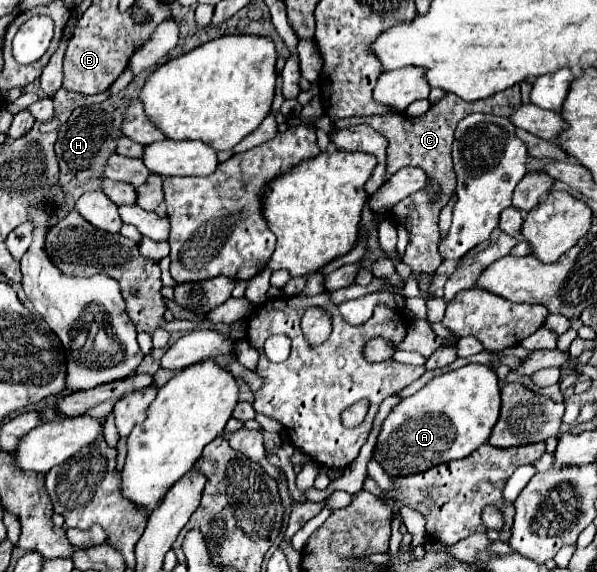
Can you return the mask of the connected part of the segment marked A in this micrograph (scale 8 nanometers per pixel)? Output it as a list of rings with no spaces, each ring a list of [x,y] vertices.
[[[466,364],[434,376],[414,396],[400,400],[380,426],[372,458],[392,478],[418,474],[432,466],[466,458],[488,440],[498,414],[500,384],[496,372],[484,364]]]

